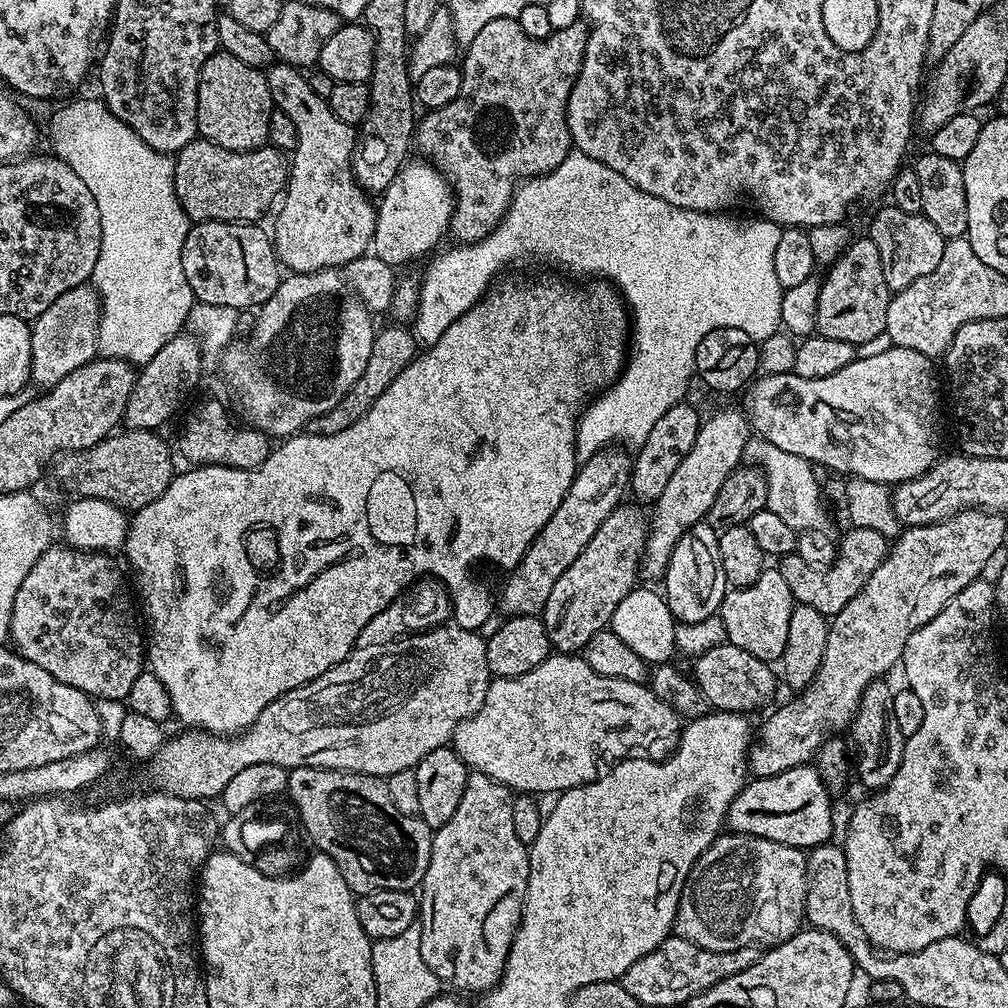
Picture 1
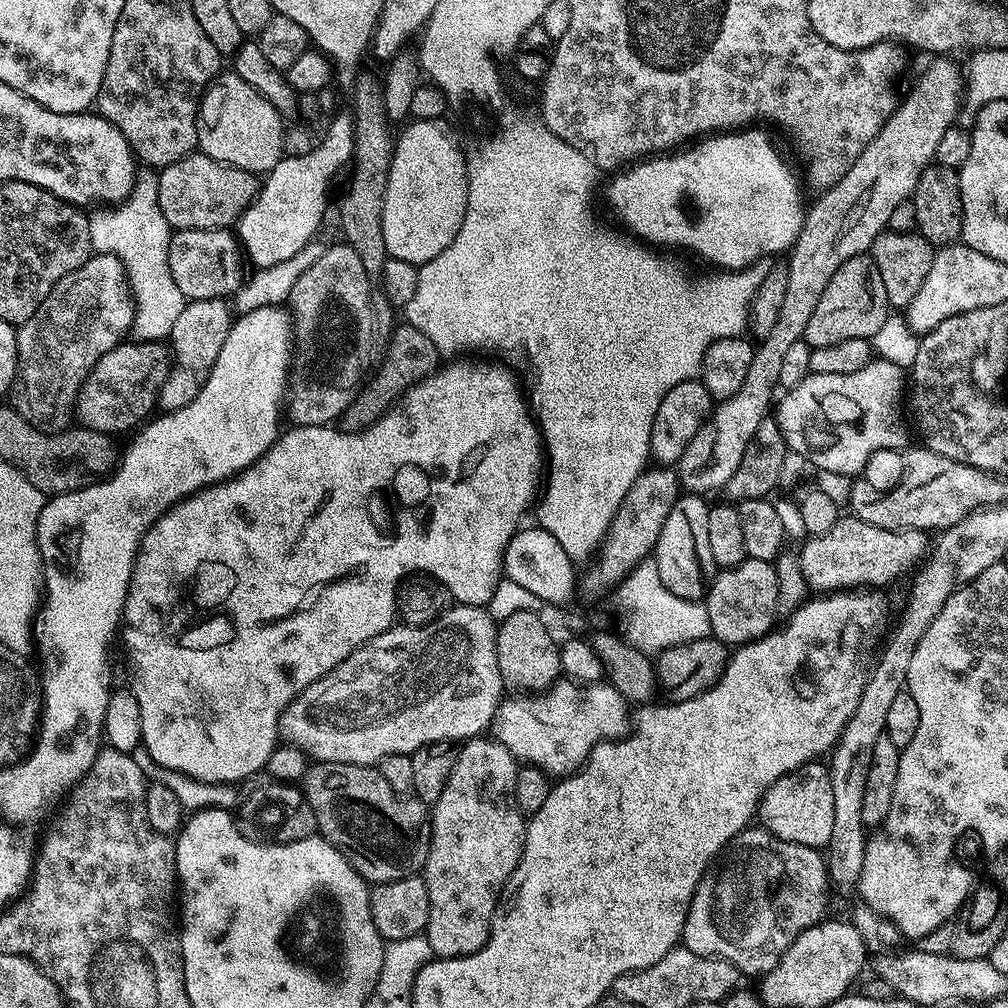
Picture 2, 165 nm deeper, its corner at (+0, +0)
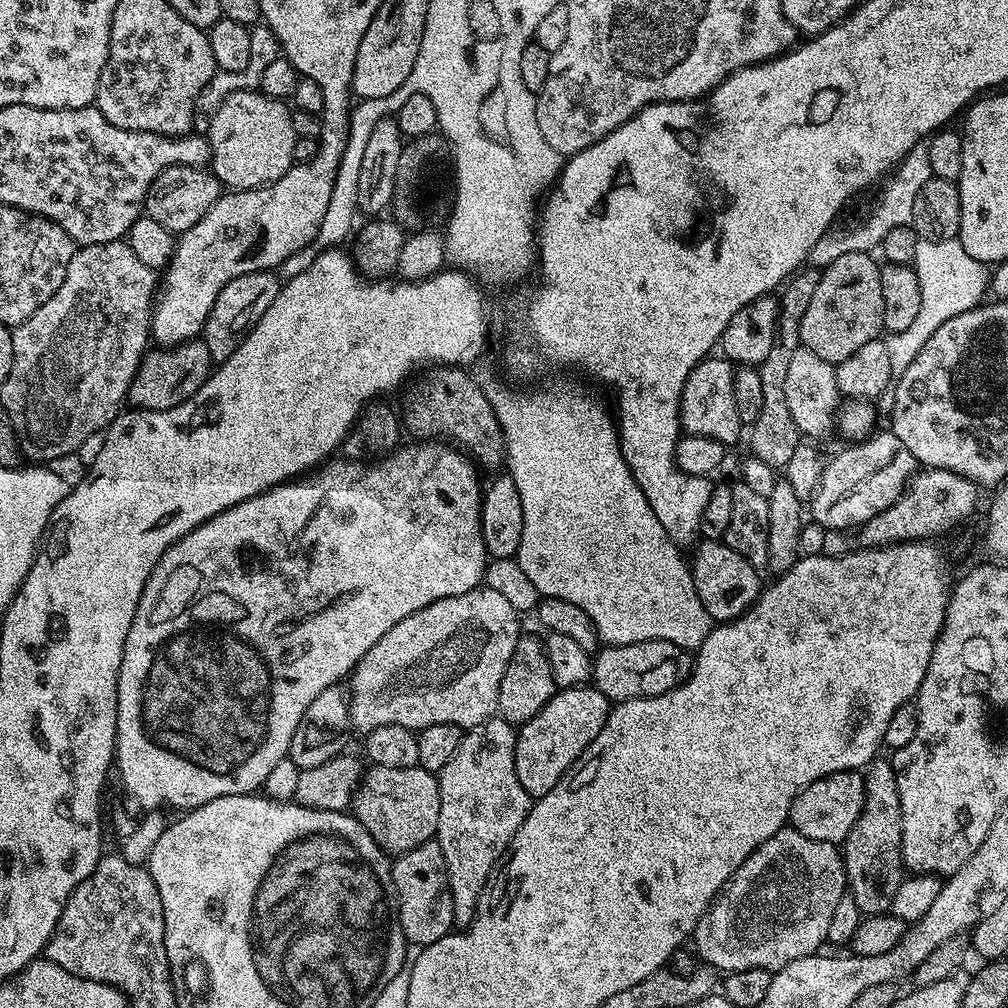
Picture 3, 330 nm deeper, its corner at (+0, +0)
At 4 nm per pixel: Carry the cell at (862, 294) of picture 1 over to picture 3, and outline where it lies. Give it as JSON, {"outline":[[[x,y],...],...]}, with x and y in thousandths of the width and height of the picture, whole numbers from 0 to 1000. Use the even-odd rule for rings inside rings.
{"outline":[[[860,250],[841,251],[816,267],[800,313],[794,316],[797,345],[826,363],[839,359],[843,351],[848,351],[859,339],[870,336],[877,329],[874,263],[869,262],[868,257],[868,253]]]}

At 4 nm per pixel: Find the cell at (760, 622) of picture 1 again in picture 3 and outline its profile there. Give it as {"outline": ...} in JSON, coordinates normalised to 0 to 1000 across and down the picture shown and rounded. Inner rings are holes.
{"outline":[[[695,535],[689,544],[690,553],[685,556],[687,576],[692,585],[692,593],[696,593],[696,601],[700,601],[700,609],[704,609],[708,617],[731,615],[754,591],[755,568],[748,562],[744,562],[744,558],[736,554],[736,550],[724,546],[724,542],[717,536]]]}

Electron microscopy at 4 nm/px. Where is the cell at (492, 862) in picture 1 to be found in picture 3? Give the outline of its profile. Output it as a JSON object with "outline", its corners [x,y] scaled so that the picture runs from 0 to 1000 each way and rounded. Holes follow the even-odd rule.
{"outline":[[[485,712],[479,718],[474,718],[471,722],[463,723],[460,726],[458,736],[454,736],[454,744],[450,744],[450,752],[446,752],[446,756],[442,756],[442,760],[435,767],[437,775],[437,799],[435,800],[435,819],[433,820],[431,831],[438,839],[438,851],[442,851],[449,902],[471,902],[472,894],[476,892],[476,884],[479,883],[480,876],[484,874],[484,869],[488,866],[488,862],[499,853],[500,845],[506,839],[510,827],[514,827],[514,819],[518,819],[522,808],[528,803],[530,797],[529,791],[524,790],[522,784],[518,784],[518,776],[514,776],[514,768],[512,767],[512,728],[513,723],[509,719],[502,717],[501,714]]]}

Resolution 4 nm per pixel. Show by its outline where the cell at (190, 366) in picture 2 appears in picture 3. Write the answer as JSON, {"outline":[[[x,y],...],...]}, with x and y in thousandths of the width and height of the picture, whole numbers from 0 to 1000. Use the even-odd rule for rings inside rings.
{"outline":[[[273,269],[249,270],[240,272],[240,276],[232,276],[224,280],[220,292],[212,300],[208,312],[202,320],[200,336],[208,347],[208,355],[212,359],[221,359],[232,351],[232,347],[246,334],[246,328],[260,315],[264,308],[268,308],[268,300],[276,296],[280,285],[280,278]]]}

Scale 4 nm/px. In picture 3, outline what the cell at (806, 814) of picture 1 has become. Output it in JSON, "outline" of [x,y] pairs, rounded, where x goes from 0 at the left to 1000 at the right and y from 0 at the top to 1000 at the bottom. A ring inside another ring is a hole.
{"outline":[[[842,764],[828,766],[822,770],[804,776],[804,780],[796,782],[788,792],[786,802],[782,806],[785,820],[790,821],[800,831],[808,831],[812,835],[823,835],[836,838],[843,827],[857,795],[857,772],[852,765]]]}

